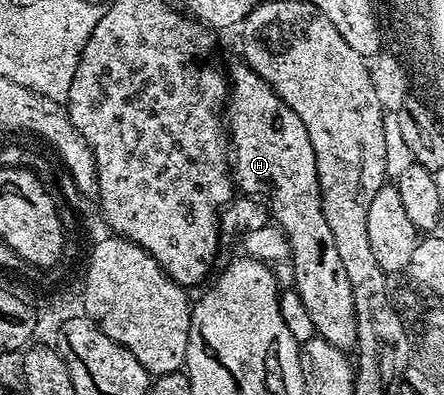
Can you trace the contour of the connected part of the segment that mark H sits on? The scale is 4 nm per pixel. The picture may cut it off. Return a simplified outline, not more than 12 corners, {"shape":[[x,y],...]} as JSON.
{"shape":[[229,69],[232,175],[286,236],[315,333],[353,349],[348,270],[304,122]]}

